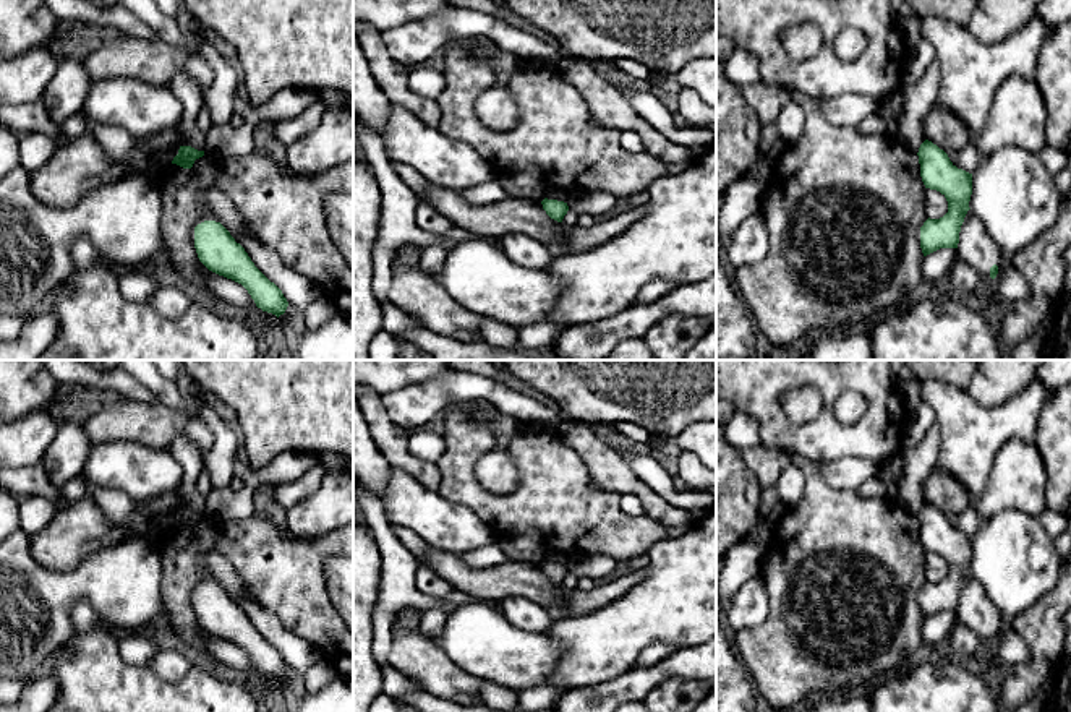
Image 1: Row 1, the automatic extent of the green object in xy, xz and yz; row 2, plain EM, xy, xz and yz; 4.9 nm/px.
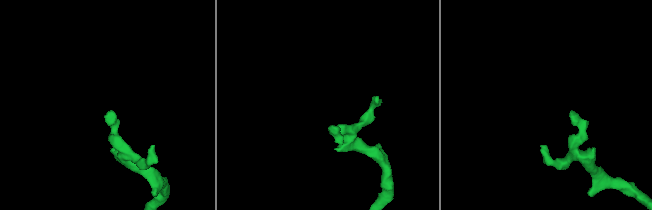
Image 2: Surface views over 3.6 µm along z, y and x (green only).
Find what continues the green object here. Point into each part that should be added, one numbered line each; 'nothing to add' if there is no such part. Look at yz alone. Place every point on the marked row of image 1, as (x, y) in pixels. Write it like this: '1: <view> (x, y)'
1: yz (976, 247)

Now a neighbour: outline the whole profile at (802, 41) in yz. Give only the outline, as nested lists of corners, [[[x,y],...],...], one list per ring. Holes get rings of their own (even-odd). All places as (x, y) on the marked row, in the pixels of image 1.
[[[796,23],[779,34],[779,42],[789,58],[804,62],[820,50],[821,36],[813,23]]]

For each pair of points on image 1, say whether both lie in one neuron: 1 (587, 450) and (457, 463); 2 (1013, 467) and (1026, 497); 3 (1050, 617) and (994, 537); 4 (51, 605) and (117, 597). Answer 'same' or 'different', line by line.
1: different
2: same
3: different
4: same

